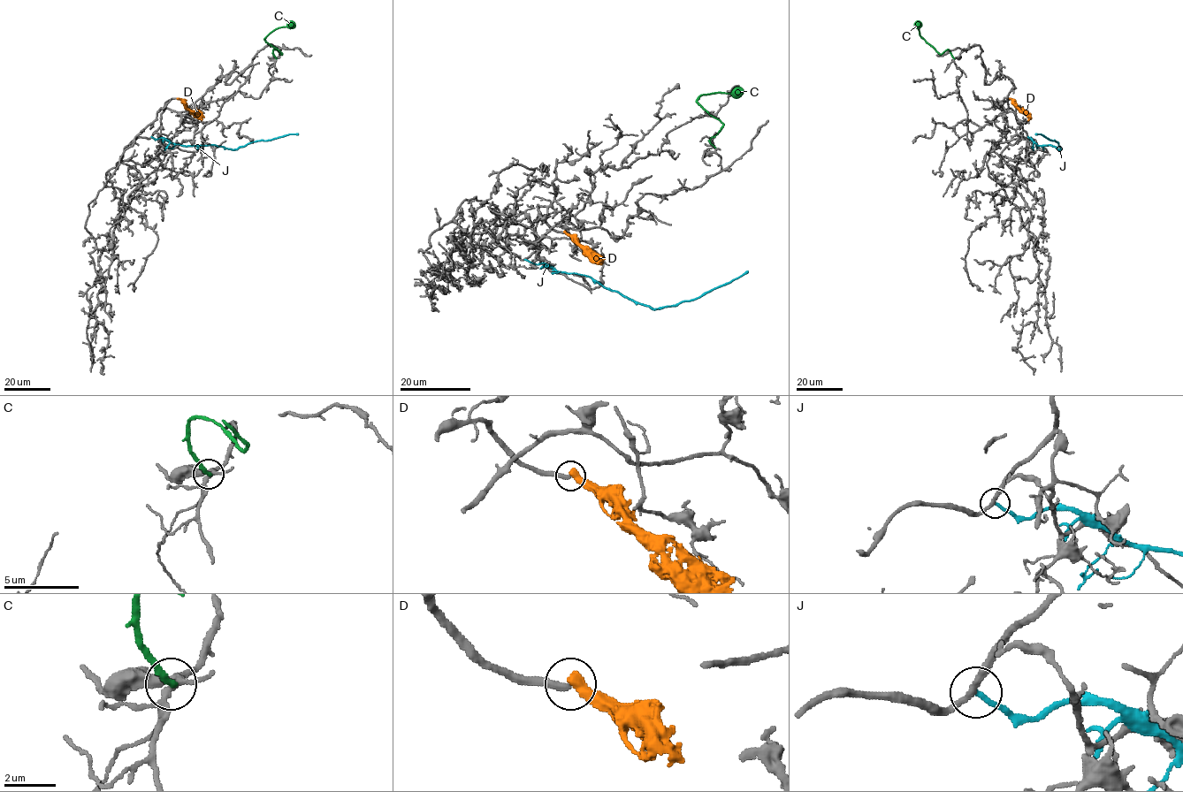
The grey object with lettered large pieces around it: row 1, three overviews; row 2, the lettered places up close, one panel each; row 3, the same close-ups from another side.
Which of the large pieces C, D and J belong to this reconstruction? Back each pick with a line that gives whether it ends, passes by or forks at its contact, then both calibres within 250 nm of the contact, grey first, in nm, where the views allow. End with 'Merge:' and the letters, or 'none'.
Merge: none

